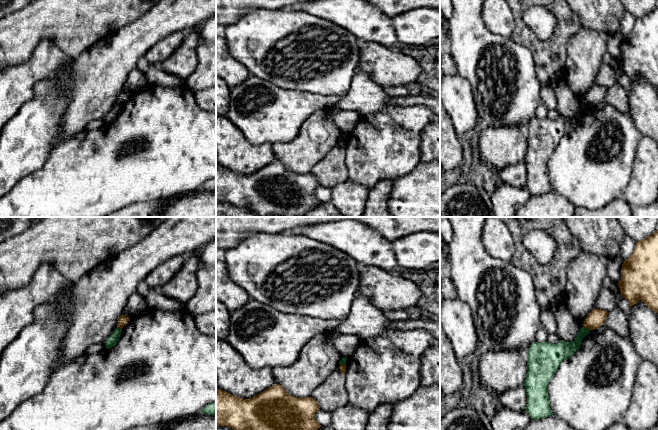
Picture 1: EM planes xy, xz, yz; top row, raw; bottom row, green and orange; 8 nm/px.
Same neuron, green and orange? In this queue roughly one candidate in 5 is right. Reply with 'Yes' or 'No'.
No

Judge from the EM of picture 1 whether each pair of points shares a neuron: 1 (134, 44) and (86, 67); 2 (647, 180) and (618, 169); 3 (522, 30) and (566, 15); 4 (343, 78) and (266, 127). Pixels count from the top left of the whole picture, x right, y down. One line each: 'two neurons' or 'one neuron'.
1: one neuron
2: two neurons
3: one neuron
4: two neurons

